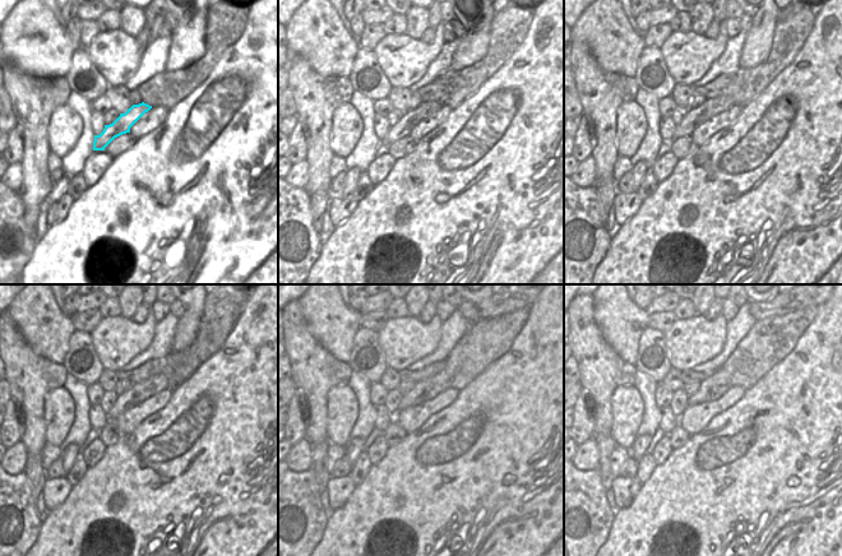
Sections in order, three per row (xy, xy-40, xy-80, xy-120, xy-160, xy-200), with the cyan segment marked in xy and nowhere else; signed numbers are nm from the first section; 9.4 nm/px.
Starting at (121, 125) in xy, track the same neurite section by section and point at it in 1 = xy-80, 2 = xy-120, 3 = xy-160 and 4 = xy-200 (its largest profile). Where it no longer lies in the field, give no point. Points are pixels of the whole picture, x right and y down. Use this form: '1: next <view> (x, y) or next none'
1: next xy-80 (711, 107)
2: next xy-120 (181, 365)
3: next xy-160 (487, 339)
4: next xy-200 (769, 341)

